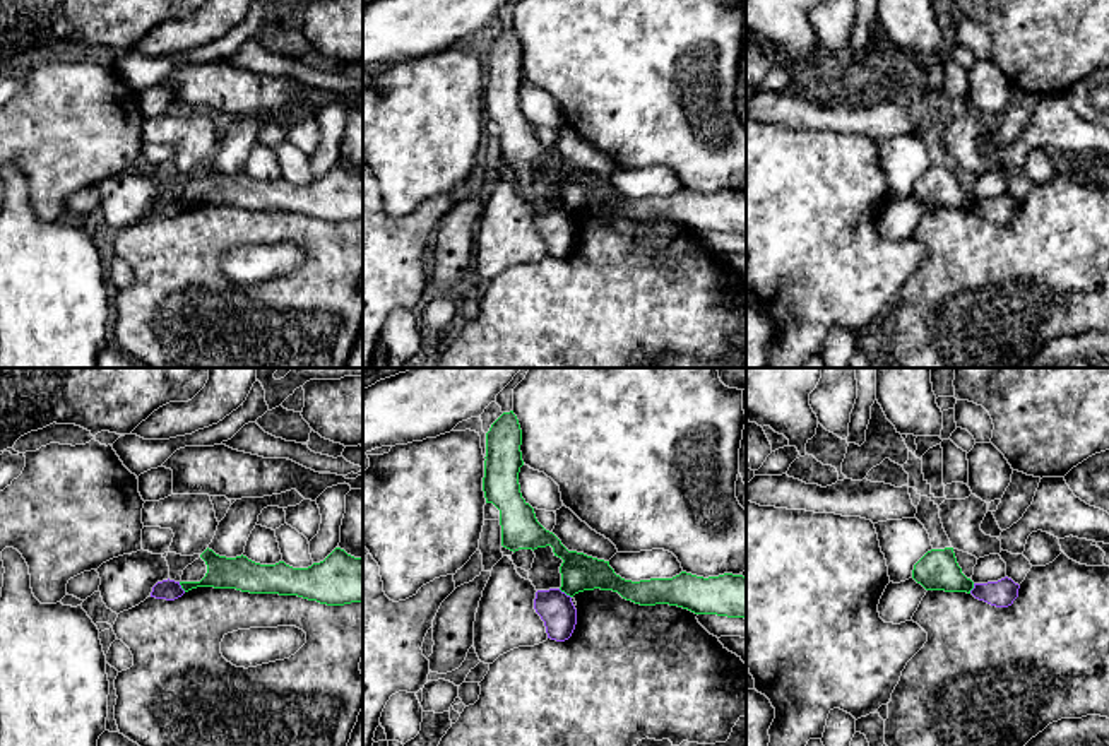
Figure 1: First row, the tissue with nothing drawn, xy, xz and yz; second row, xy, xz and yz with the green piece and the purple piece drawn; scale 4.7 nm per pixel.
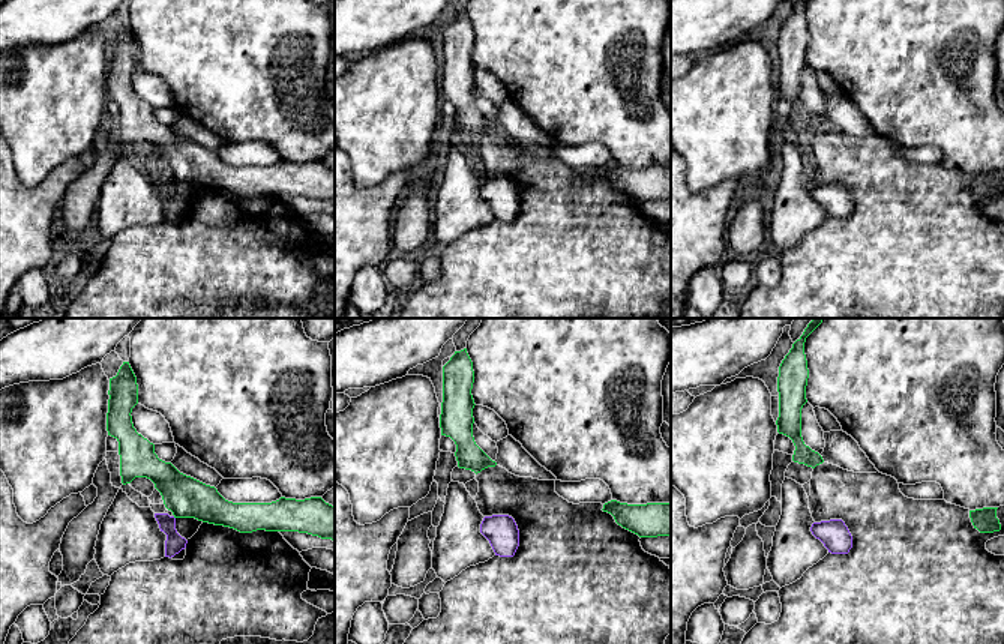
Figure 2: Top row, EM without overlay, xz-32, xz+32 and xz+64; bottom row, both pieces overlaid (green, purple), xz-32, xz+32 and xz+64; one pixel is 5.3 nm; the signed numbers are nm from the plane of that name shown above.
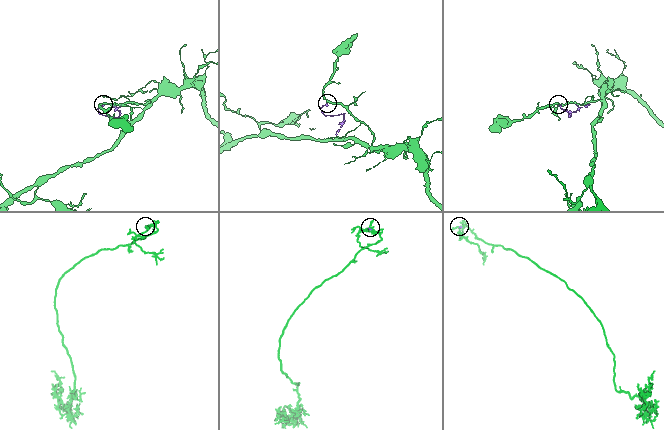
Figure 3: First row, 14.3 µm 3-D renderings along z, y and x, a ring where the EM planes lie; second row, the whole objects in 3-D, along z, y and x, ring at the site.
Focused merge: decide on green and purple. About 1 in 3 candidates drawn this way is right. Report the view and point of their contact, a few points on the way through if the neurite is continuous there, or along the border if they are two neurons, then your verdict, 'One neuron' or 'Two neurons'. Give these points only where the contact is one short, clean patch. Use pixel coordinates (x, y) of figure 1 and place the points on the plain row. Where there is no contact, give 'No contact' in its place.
Touches green at xz (565, 209). Boundary: xz (558, 206), (570, 214). Two neurons

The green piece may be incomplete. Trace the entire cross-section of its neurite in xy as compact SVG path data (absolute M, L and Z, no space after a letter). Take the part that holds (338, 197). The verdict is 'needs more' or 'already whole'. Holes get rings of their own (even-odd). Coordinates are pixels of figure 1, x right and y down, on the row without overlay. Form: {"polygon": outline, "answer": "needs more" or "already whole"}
{"polygon": "M335 164L323 178L293 185L284 178L260 181L246 173L226 175L205 166L207 190L200 198L180 198L185 209L197 204L236 205L250 210L298 212L327 222L363 217L363 176Z", "answer": "already whole"}

